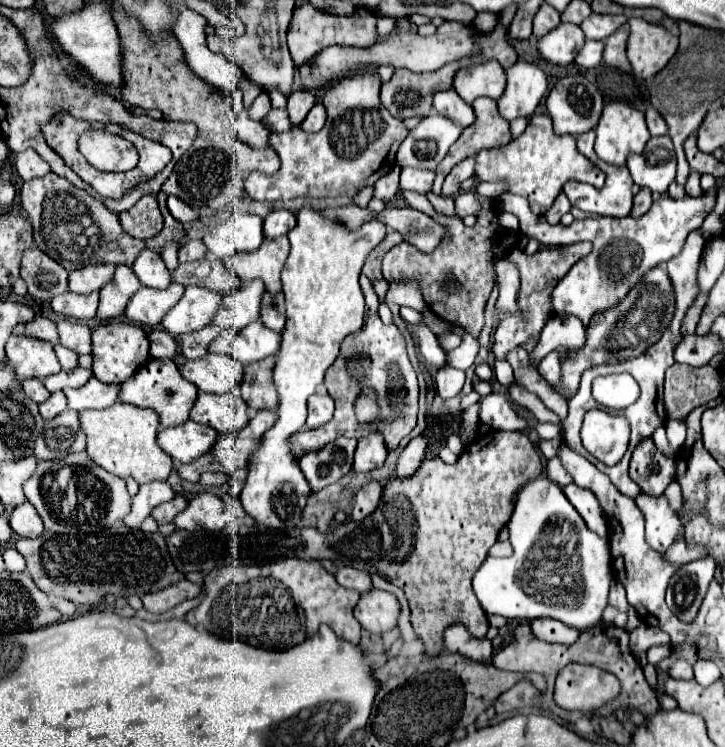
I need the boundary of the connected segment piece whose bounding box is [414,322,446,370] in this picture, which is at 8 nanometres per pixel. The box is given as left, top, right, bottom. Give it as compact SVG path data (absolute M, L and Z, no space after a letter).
M424 322L422 324L414 324L414 338L416 338L416 344L420 348L420 354L422 354L424 362L430 368L438 370L438 368L446 366L446 352L438 344L438 338L434 336L434 332Z

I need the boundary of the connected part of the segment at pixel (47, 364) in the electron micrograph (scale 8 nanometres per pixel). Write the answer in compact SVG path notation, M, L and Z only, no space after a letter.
M10 336L6 342L6 356L22 380L24 378L44 380L46 376L60 372L60 364L52 344L42 342L38 338Z

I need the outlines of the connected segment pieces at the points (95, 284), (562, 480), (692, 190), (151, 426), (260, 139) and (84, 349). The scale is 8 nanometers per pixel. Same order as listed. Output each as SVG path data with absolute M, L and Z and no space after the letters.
M96 264L74 270L68 276L68 288L76 294L90 294L94 290L100 290L114 276L114 270L114 264Z
M550 458L546 470L548 470L548 478L554 480L558 486L566 486L566 484L572 482L572 476L568 474L568 470L564 468L560 458Z
M692 172L688 176L688 184L684 188L686 188L686 194L690 194L690 196L702 196L704 190L700 188L700 174L698 172Z
M116 402L104 410L82 412L80 424L86 434L86 454L100 468L120 478L134 478L138 484L168 478L172 470L172 458L156 444L158 414L154 410Z
M240 112L236 116L236 132L238 132L238 138L250 146L256 146L256 148L268 146L270 132L264 128L264 124L252 120L246 112Z
M58 320L58 334L60 344L74 350L76 354L90 354L90 328L78 320Z

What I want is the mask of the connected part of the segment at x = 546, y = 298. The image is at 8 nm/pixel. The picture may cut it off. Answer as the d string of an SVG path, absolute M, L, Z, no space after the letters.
M576 242L570 246L560 246L560 248L542 248L532 256L526 256L522 250L512 248L506 254L506 260L510 260L518 272L520 272L520 292L518 292L518 310L522 320L516 320L516 314L504 314L504 318L500 320L496 334L494 334L494 346L492 352L496 358L506 358L506 354L516 348L518 344L532 340L536 336L540 336L540 330L544 328L546 320L552 314L552 304L550 304L550 294L552 288L566 276L566 272L572 268L574 262L578 262L582 256L586 256L590 252L590 242Z

